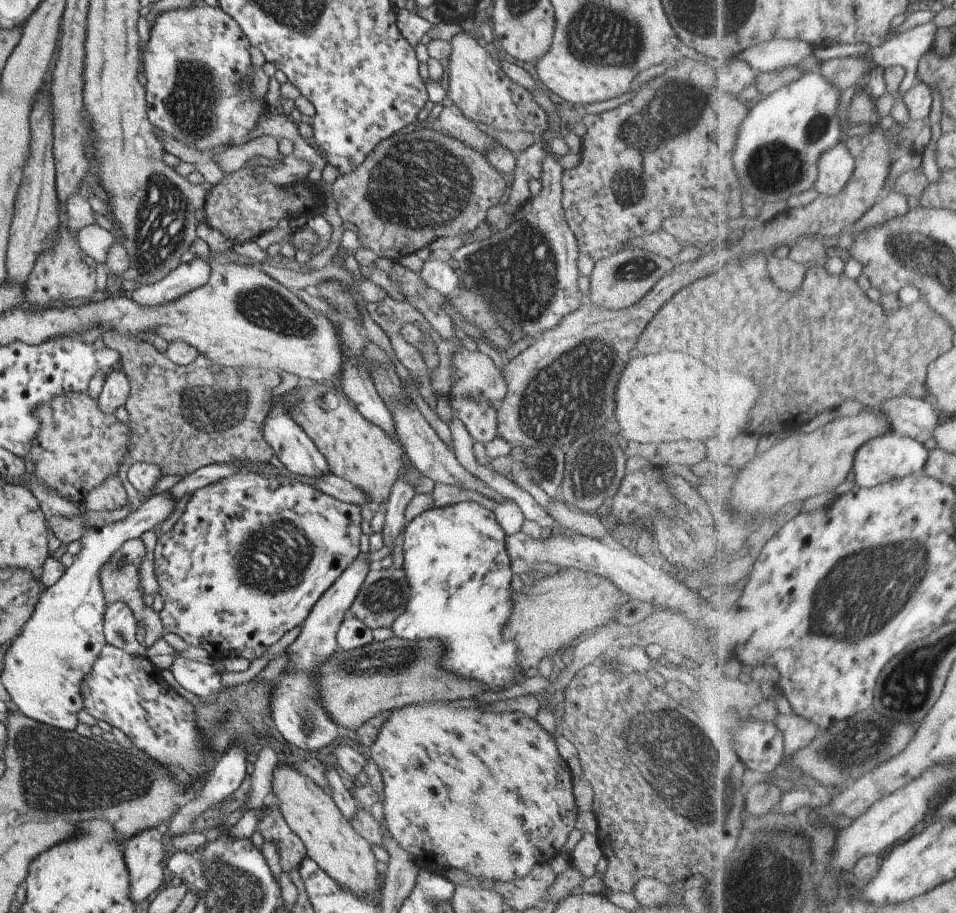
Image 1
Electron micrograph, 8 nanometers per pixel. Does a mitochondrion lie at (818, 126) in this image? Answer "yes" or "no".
yes

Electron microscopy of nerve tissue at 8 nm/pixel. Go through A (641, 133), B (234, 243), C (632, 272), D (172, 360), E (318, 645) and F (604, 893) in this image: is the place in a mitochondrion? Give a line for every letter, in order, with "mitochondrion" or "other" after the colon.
A: mitochondrion
B: other
C: mitochondrion
D: other
E: mitochondrion
F: other

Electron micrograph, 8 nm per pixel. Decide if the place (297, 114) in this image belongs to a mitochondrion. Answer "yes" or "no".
no

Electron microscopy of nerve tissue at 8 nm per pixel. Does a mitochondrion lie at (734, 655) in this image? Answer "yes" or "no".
no

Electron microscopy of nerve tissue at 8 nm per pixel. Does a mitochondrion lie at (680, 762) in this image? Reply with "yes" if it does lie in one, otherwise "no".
yes

